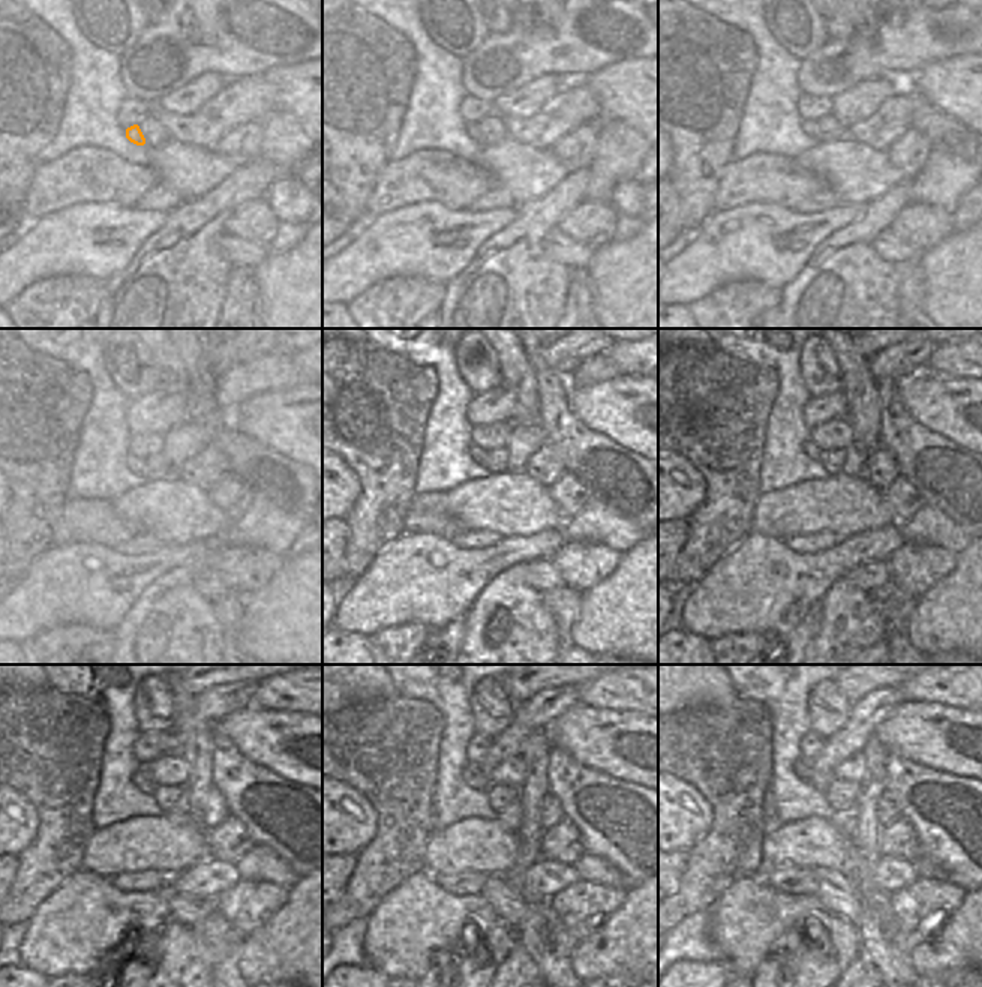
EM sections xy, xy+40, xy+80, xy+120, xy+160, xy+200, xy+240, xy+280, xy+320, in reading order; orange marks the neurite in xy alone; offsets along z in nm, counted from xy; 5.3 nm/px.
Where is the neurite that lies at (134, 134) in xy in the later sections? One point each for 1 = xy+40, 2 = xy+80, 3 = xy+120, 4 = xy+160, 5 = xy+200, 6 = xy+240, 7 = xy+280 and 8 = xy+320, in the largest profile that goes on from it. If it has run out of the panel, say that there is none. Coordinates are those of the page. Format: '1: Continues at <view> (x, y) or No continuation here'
1: Continues at xy+40 (471, 128)
2: Continues at xy+80 (810, 128)
3: Continues at xy+120 (135, 464)
4: Continues at xy+160 (479, 455)
5: Continues at xy+200 (810, 449)
6: Continues at xy+240 (141, 780)
7: Continues at xy+280 (471, 774)
8: Continues at xy+320 (802, 767)

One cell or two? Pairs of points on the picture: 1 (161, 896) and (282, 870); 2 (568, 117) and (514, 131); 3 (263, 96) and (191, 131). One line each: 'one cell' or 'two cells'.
1: two cells
2: one cell
3: one cell

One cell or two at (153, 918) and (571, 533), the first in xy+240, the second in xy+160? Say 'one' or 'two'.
two

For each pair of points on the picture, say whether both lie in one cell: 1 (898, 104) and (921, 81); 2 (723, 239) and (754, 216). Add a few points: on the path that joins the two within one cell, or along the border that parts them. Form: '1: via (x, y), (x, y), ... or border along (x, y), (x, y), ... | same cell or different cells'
1: border along (903, 84), (913, 89), (925, 101) | different cells
2: via (730, 239), (747, 224) | same cell

